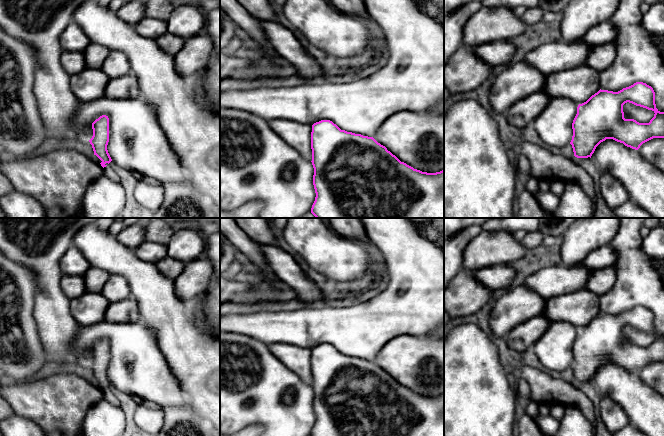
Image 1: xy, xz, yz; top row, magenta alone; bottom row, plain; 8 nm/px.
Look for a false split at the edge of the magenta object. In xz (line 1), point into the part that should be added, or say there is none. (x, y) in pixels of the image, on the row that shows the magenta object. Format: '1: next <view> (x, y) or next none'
1: next none

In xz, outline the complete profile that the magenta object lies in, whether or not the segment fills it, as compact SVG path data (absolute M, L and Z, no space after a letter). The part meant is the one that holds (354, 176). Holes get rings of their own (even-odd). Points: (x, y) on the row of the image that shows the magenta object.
M321 120L312 125L311 149L311 162L314 168L313 185L316 193L311 213L316 218L444 218L444 170L436 173L427 173L414 169L406 163L401 162L373 137L341 130L330 120Z

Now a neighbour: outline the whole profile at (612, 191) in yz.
M601 173L600 192L611 210L630 200L630 196L619 180L608 173Z

